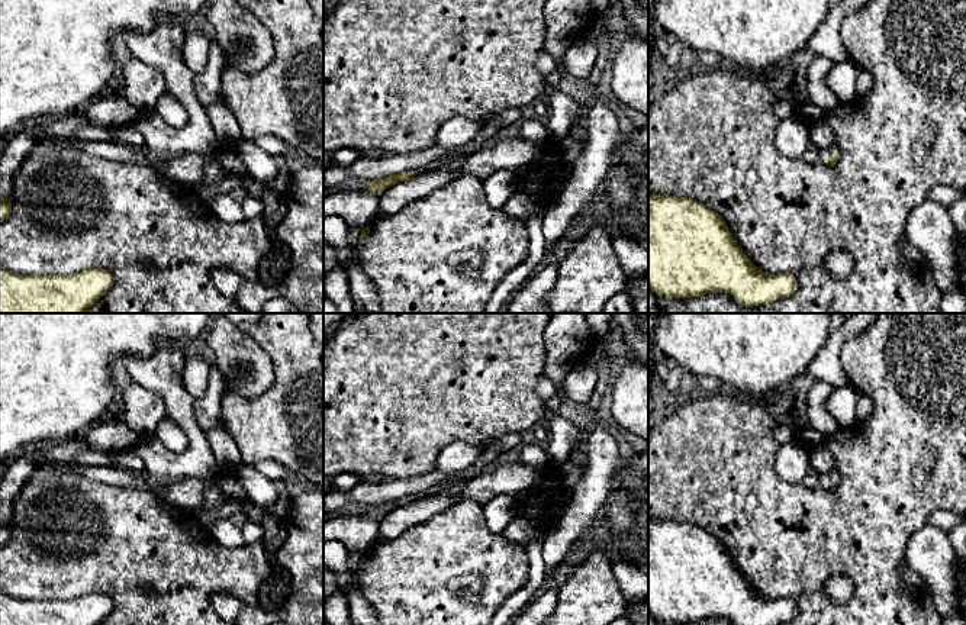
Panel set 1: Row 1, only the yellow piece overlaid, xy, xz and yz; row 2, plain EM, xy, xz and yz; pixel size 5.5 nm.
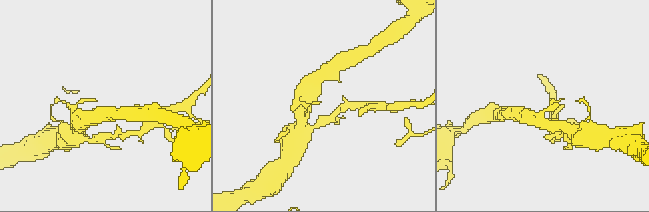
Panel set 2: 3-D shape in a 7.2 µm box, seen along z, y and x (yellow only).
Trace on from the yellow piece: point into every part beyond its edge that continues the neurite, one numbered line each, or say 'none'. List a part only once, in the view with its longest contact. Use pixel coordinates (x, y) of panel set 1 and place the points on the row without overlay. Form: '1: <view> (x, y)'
1: yz (824, 477)

